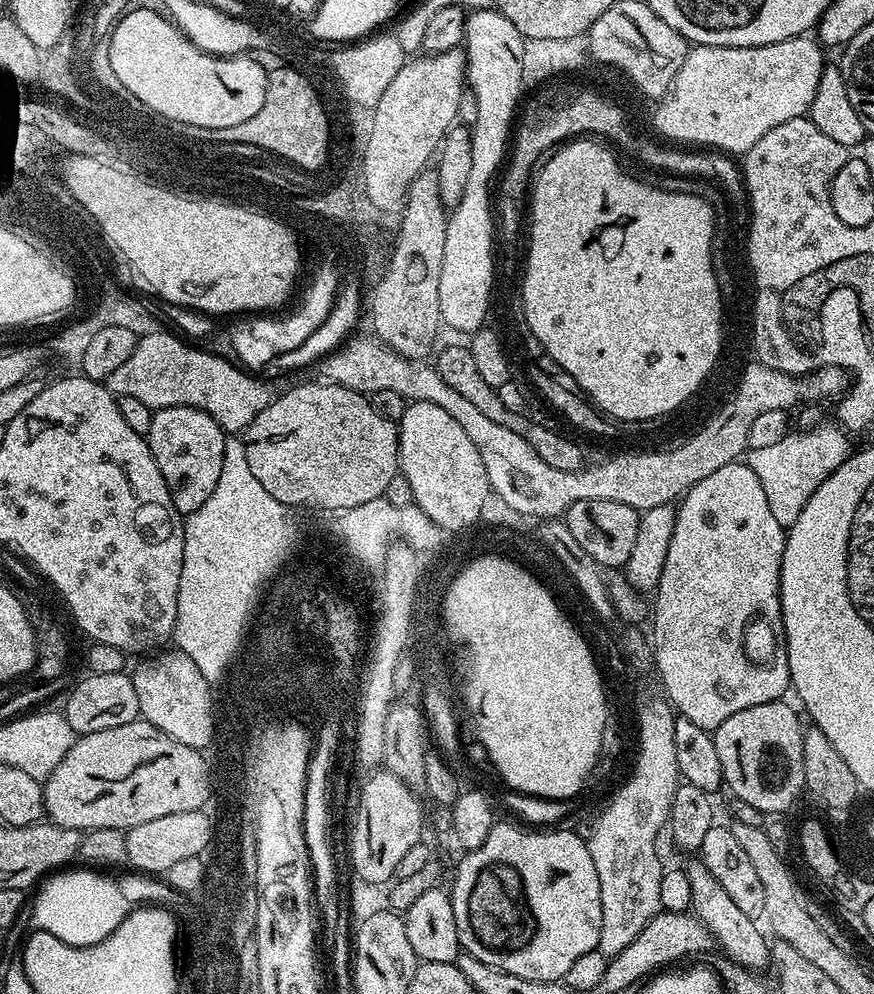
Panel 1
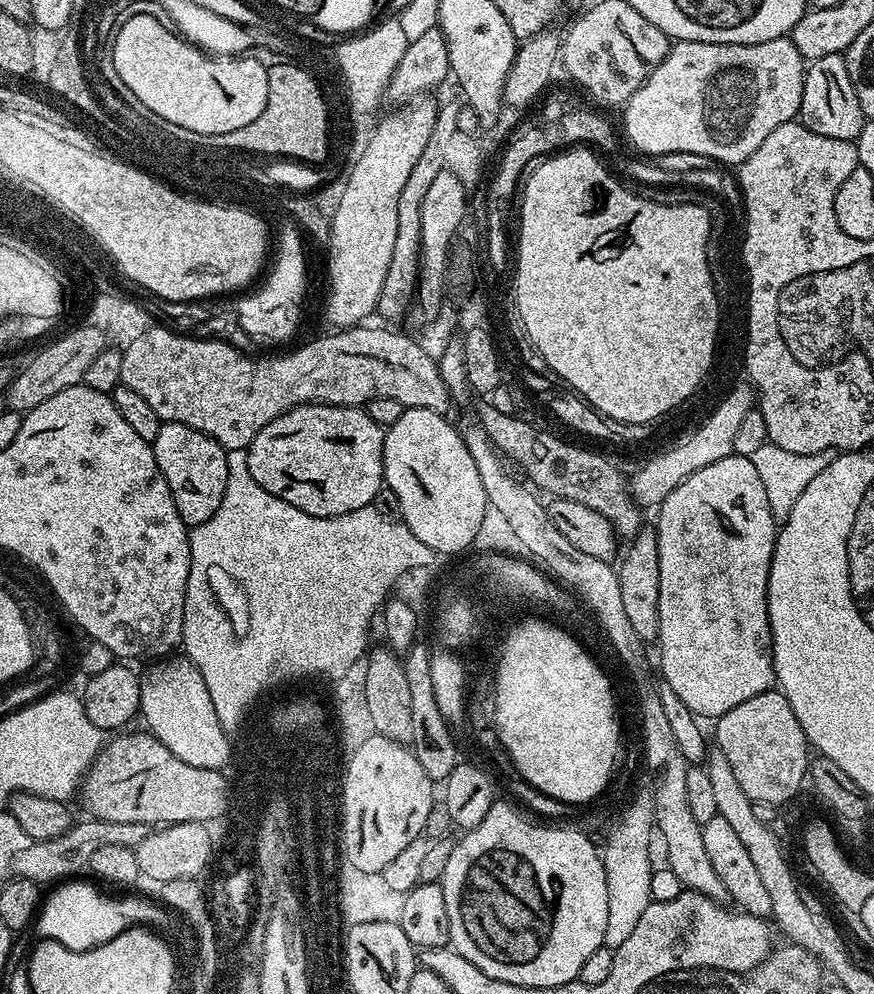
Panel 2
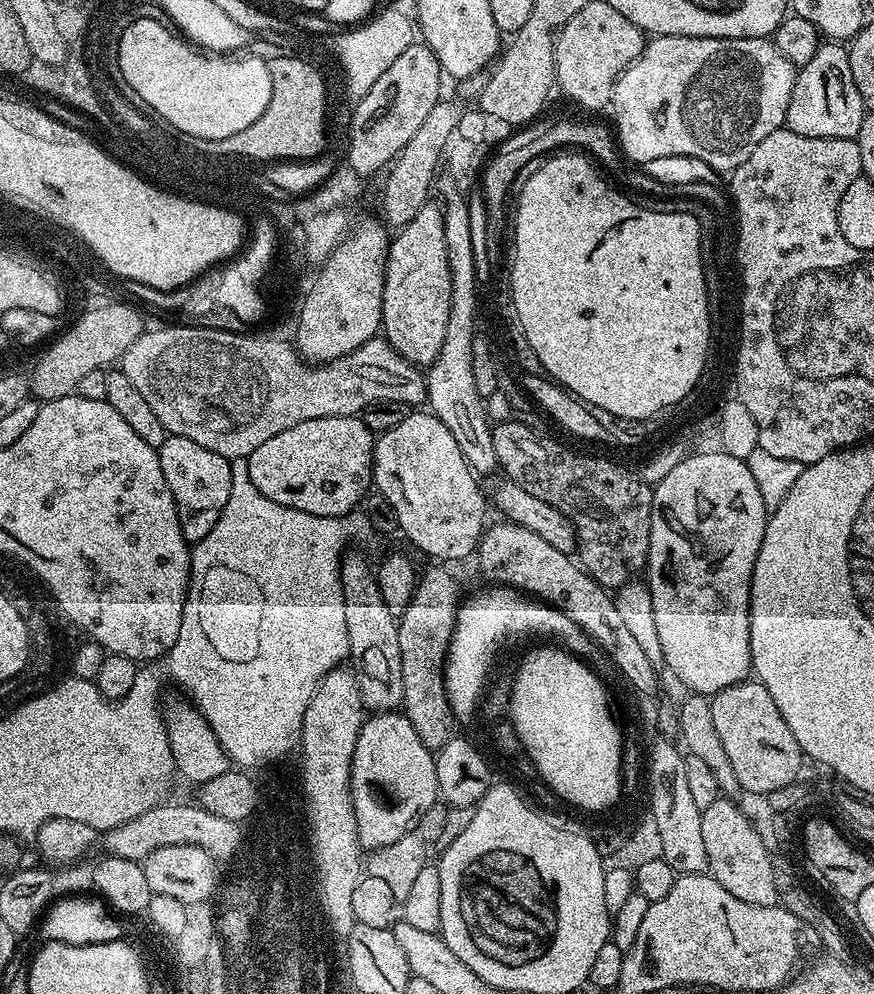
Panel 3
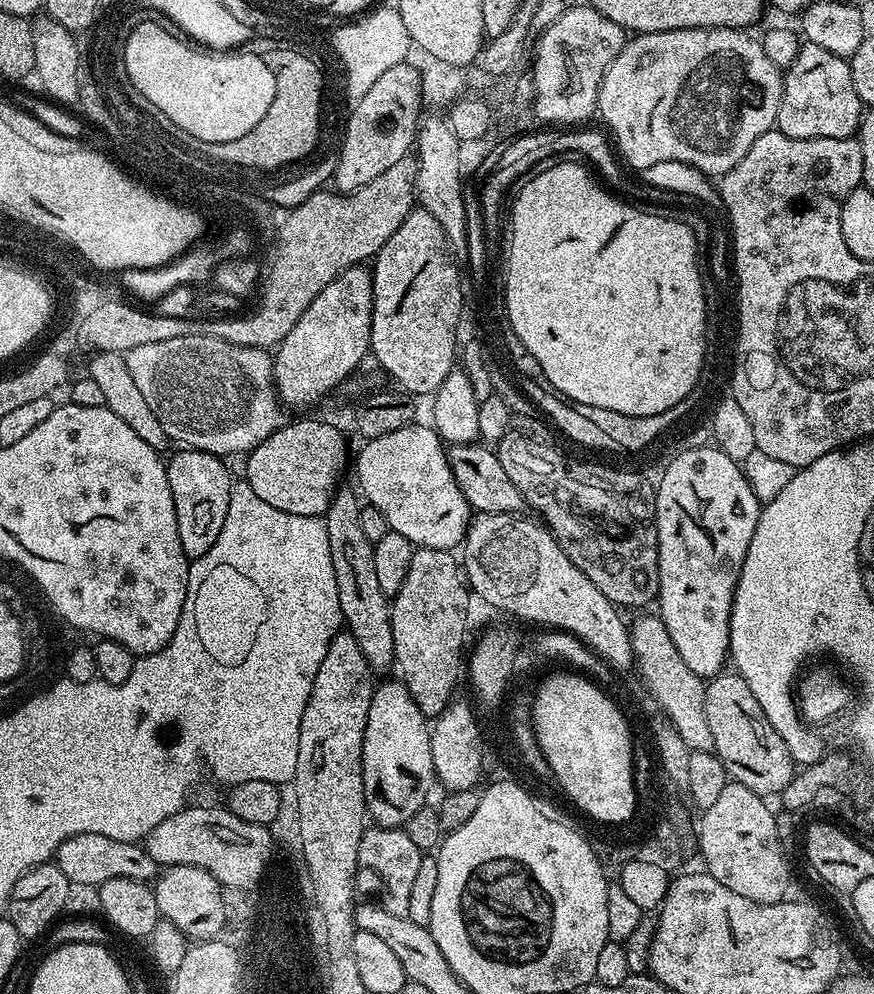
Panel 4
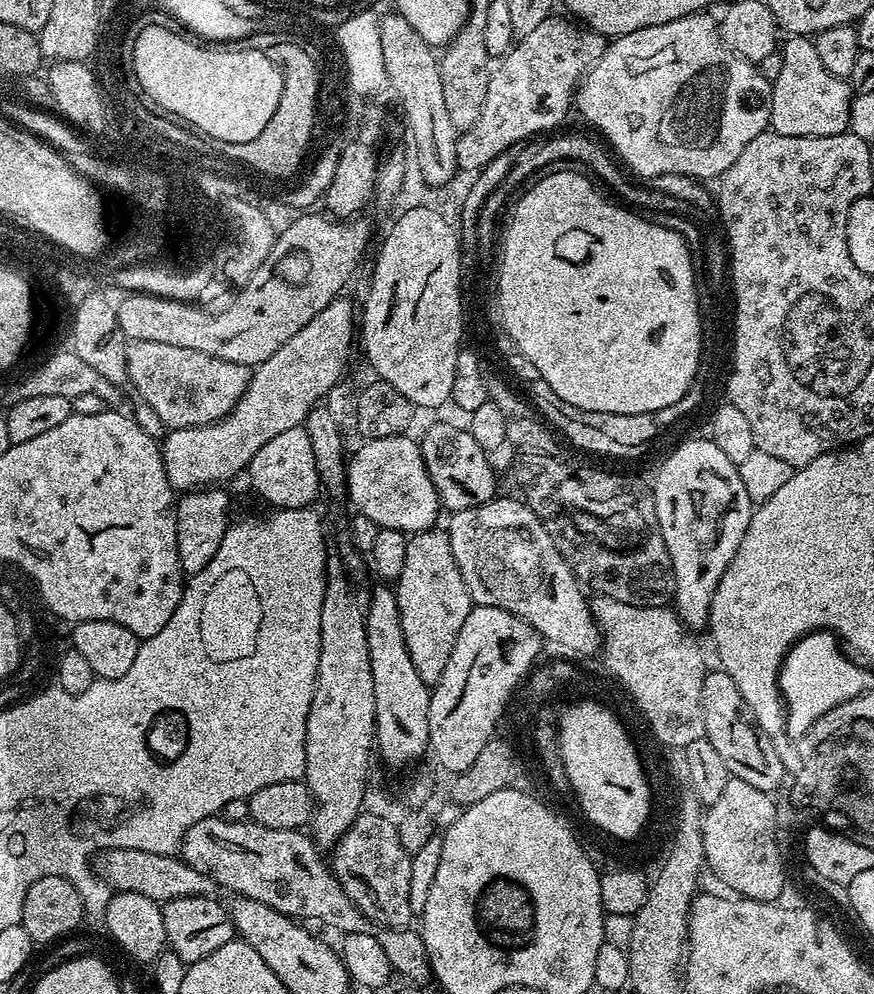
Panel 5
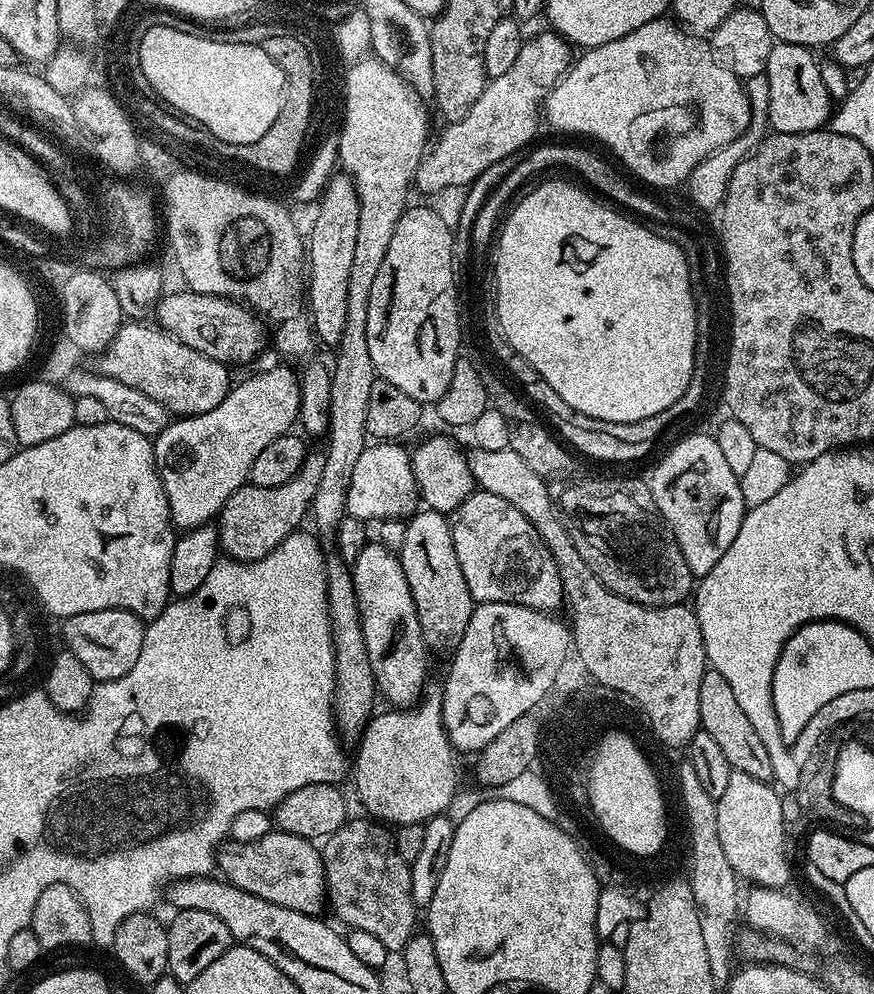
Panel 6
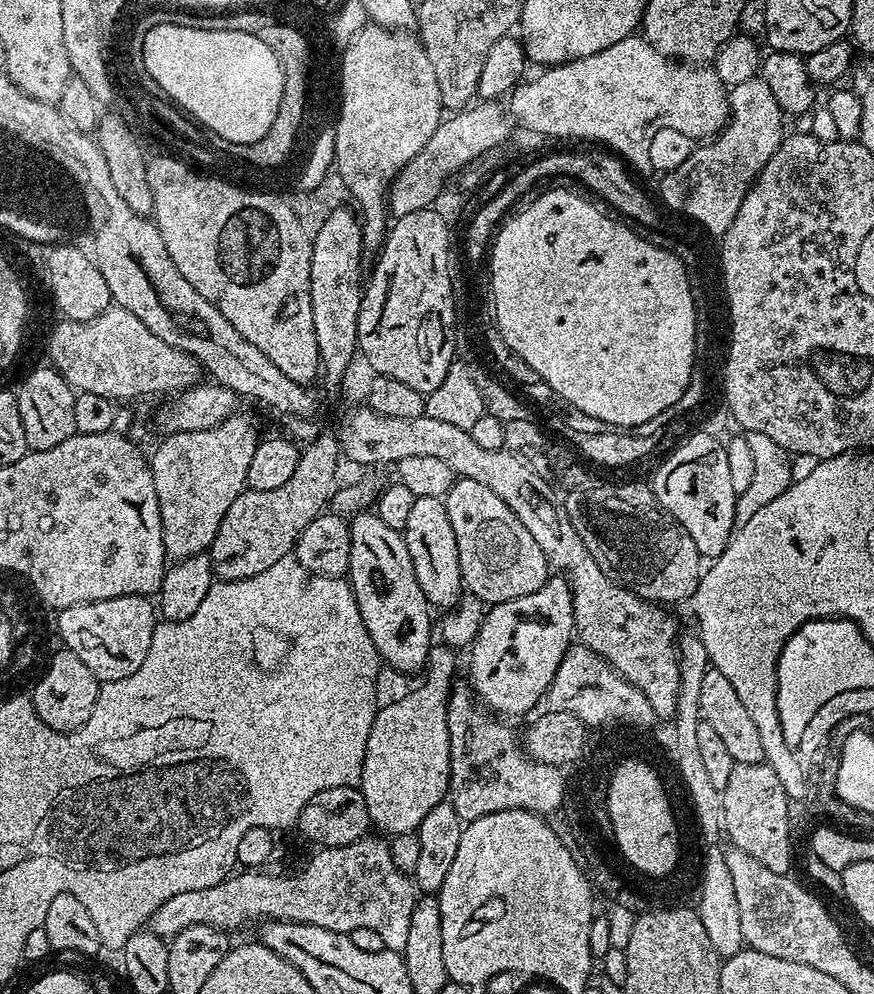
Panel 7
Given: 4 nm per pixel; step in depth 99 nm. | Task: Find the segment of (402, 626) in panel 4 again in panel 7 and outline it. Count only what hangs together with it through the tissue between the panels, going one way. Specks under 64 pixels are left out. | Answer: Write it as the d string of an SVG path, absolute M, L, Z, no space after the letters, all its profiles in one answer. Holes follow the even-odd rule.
M418 496L409 513L404 527L404 541L414 562L414 574L419 586L431 607L448 610L459 603L463 591L461 564L458 562L458 546L454 537L454 528L446 514L445 504L441 497L426 498Z

